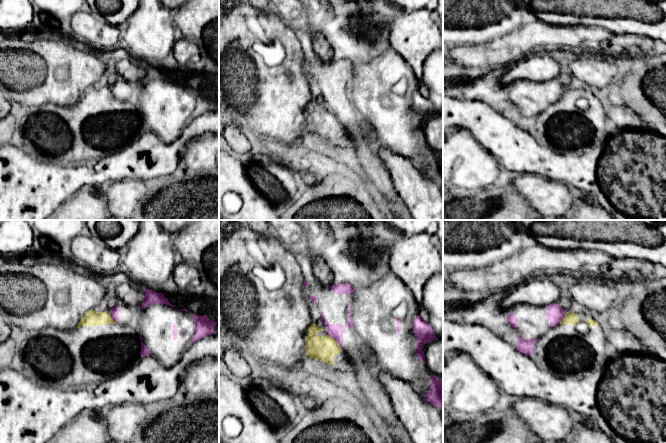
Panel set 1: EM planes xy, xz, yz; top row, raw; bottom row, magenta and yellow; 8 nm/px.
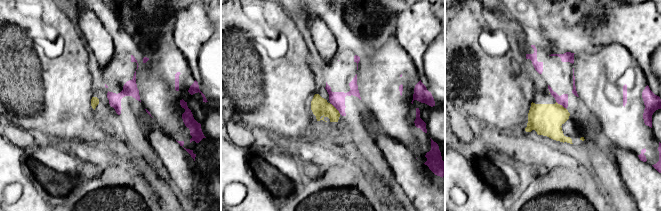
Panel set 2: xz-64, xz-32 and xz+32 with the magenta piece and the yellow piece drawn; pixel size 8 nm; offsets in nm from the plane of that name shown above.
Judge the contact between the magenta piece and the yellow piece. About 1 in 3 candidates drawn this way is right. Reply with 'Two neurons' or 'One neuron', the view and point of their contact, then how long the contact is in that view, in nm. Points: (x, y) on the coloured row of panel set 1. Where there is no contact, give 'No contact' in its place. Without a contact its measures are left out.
Two neurons. Touches magenta at xz (334, 338). Shared border 160 nm

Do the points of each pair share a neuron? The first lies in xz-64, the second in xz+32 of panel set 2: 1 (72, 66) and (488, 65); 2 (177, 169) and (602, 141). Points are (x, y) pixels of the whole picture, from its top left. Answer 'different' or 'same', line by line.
1: same
2: different

